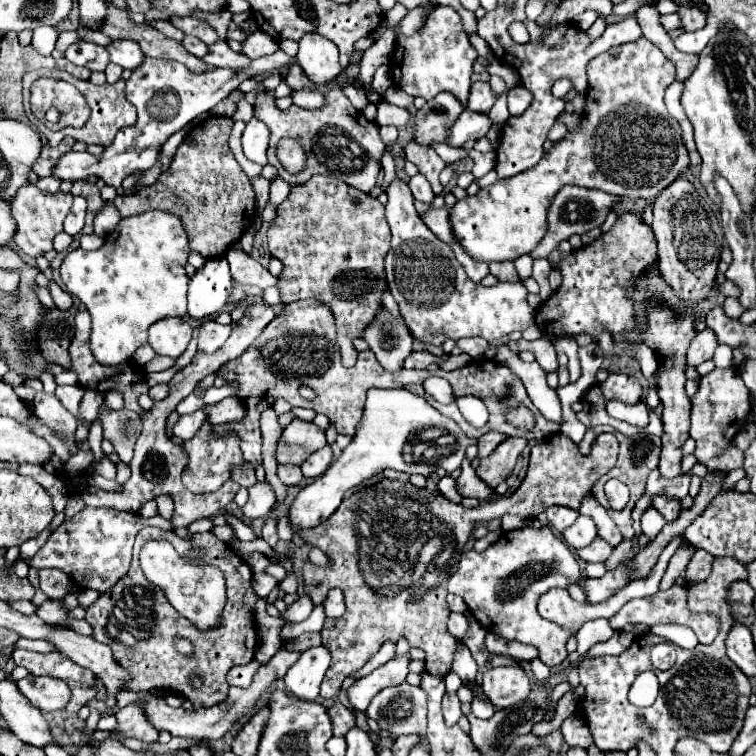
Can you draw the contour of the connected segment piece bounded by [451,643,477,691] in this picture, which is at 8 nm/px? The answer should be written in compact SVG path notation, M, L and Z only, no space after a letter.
M463 643L457 645L457 651L453 655L453 667L451 669L463 679L463 685L471 687L473 691L477 689L477 683L467 679L467 677L477 677L477 663L475 663L475 659L471 657L469 649Z

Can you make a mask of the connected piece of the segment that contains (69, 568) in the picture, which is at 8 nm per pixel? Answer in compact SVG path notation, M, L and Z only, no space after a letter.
M85 507L71 519L63 521L59 529L55 529L53 535L47 539L47 543L37 551L37 555L27 559L25 563L35 569L57 567L75 581L77 589L95 589L99 593L107 593L107 589L111 589L121 577L127 575L131 565L131 549L135 535L147 525L173 531L171 521L159 515L145 519L139 513L123 513L103 507L101 509Z

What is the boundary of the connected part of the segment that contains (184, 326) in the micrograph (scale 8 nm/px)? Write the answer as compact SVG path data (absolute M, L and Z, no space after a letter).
M161 319L149 329L149 345L157 355L177 359L185 353L193 335L193 327L185 319Z

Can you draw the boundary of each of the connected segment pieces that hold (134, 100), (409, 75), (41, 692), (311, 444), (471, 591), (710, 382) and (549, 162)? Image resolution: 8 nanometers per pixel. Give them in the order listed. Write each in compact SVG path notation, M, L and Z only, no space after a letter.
M275 51L273 55L251 61L247 69L213 69L213 71L195 75L185 65L179 65L177 61L147 59L139 69L131 73L125 85L125 97L137 109L137 117L139 117L137 125L127 127L121 133L117 133L115 141L109 147L105 147L105 151L99 157L87 151L65 153L59 159L57 167L53 169L53 175L59 177L61 181L65 179L79 181L79 179L87 179L95 175L103 179L105 185L119 189L125 177L137 171L147 171L157 163L157 155L161 151L161 145L167 141L167 137L183 129L201 113L211 111L221 99L225 99L231 91L235 91L245 79L251 79L257 75L263 77L265 73L279 73L281 67L291 67L293 63L295 63L295 57L289 57L283 51Z
M437 7L429 19L425 29L417 31L411 37L401 35L399 31L395 39L395 53L391 55L391 77L393 83L403 89L411 97L423 97L431 101L435 95L447 91L467 105L469 89L471 89L471 75L473 75L473 61L477 59L477 51L471 47L467 33L463 33L461 17L451 7Z
M27 675L25 679L17 681L17 689L27 697L31 705L41 709L43 713L63 709L71 697L67 683L53 677Z
M301 419L289 423L277 445L277 461L301 465L311 453L325 445L325 433L315 425Z
M523 527L501 533L501 537L481 553L475 549L465 551L459 571L449 579L449 593L459 595L485 629L509 641L537 647L539 659L547 667L559 667L567 657L565 643L571 633L543 619L537 613L537 599L551 587L567 589L571 583L579 583L579 579L581 571L573 553L549 527L539 531Z
M735 367L713 369L701 379L699 391L693 397L691 411L691 437L697 443L695 455L699 463L705 463L709 469L731 471L743 465L743 451L733 447L733 437L745 425L751 413L751 395L741 379L741 371Z
M639 37L639 41L623 43L615 49L609 49L607 53L601 53L589 61L587 75L587 103L581 115L581 123L575 131L569 131L561 141L553 143L551 151L545 153L535 169L509 179L499 179L495 185L481 189L475 197L457 201L451 209L455 239L469 251L473 259L485 263L513 261L531 253L547 233L547 211L555 193L565 185L599 189L613 195L649 201L689 169L689 151L681 139L681 127L667 113L663 103L665 89L675 81L675 65L671 65L671 61L667 61L667 57L655 45L651 45L649 39Z

